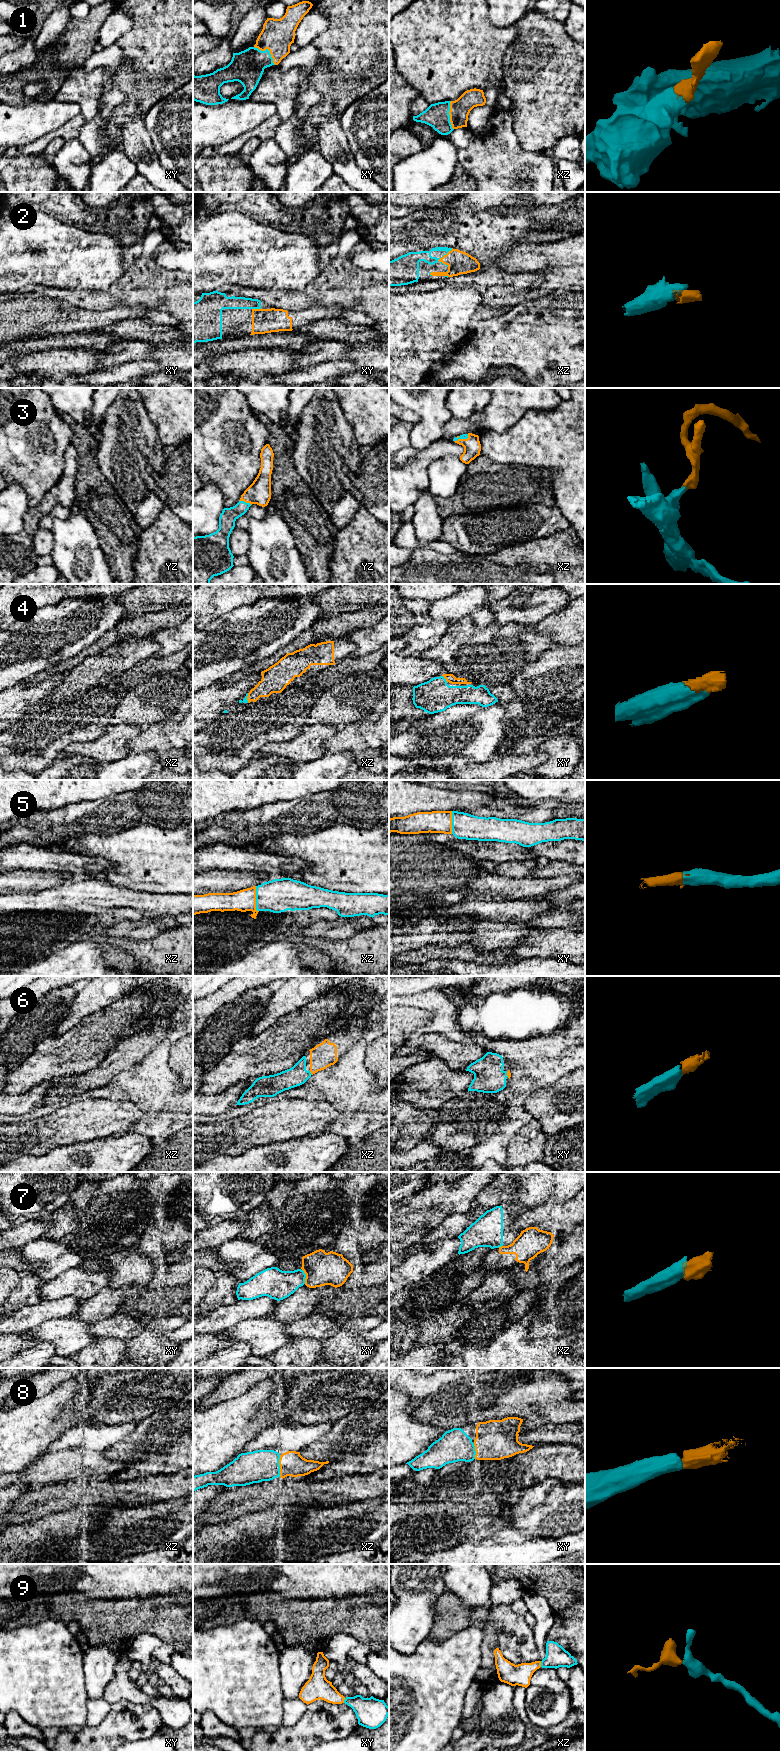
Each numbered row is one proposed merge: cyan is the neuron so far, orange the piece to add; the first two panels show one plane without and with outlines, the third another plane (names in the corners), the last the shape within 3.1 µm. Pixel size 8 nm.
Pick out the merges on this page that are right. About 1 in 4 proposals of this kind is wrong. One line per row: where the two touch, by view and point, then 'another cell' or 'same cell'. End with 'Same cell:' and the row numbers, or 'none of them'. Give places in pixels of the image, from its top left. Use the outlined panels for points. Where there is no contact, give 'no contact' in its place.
1: meets cyan in xy at (268, 50); same cell
2: meets cyan in xz at (444, 254); same cell
3: meets cyan in yz at (245, 502); same cell
4: meets cyan in xy at (444, 678); same cell
5: meets cyan in xz at (256, 899); same cell
6: meets cyan in xz at (310, 1073); same cell
7: meets cyan in xy at (305, 1276); another cell
8: meets cyan in xz at (279, 1466); same cell
9: meets cyan in xz at (541, 1664); same cell
Same cell: 1, 2, 3, 4, 5, 6, 8, 9

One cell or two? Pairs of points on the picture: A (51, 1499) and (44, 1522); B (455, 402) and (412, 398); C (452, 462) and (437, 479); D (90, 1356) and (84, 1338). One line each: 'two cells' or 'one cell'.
A: two cells
B: two cells
C: one cell
D: two cells

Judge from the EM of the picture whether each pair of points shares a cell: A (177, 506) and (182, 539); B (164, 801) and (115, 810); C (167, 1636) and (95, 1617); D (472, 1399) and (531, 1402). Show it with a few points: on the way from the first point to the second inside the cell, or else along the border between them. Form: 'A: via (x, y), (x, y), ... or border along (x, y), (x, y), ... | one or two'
A: border along (167, 506), (182, 521) | two
B: via (152, 802), (137, 802), (127, 810) | one
C: via (149, 1618), (113, 1618) | one
D: via (487, 1399), (516, 1399) | one

